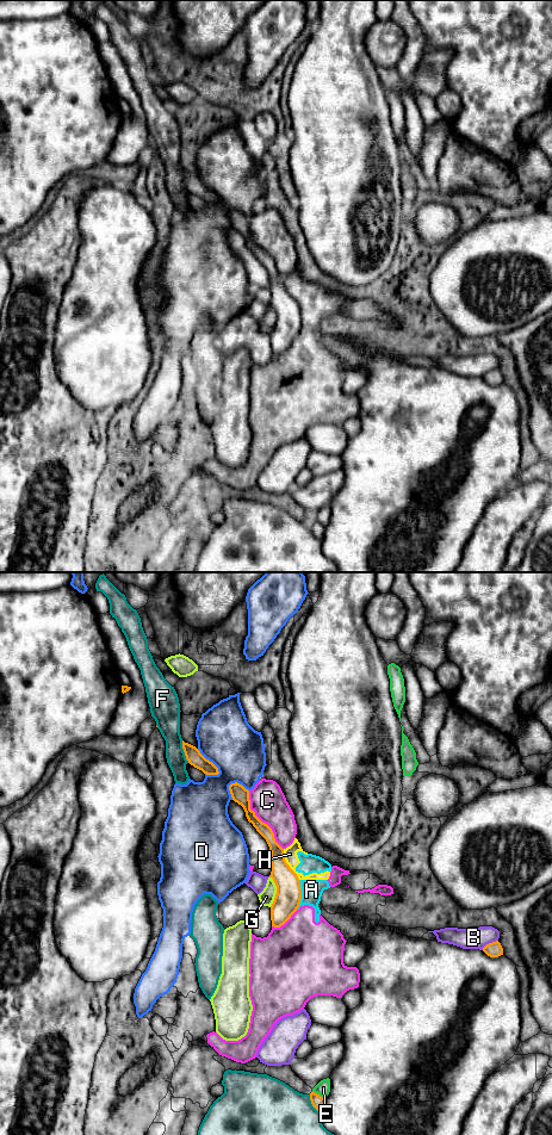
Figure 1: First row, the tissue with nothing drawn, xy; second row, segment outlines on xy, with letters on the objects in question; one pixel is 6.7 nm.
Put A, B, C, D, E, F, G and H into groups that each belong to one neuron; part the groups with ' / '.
A C H / B / D / E / F / G

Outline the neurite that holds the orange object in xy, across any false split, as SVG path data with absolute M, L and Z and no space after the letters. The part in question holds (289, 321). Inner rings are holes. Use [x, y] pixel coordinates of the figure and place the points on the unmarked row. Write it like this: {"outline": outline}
{"outline": "M235 210L229 213L231 225L241 232L249 250L266 267L271 279L272 299L269 305L277 314L277 322L271 334L272 354L280 355L297 339L302 327L300 309L284 285L284 277L275 269L272 256L262 250L250 237L249 218Z"}

